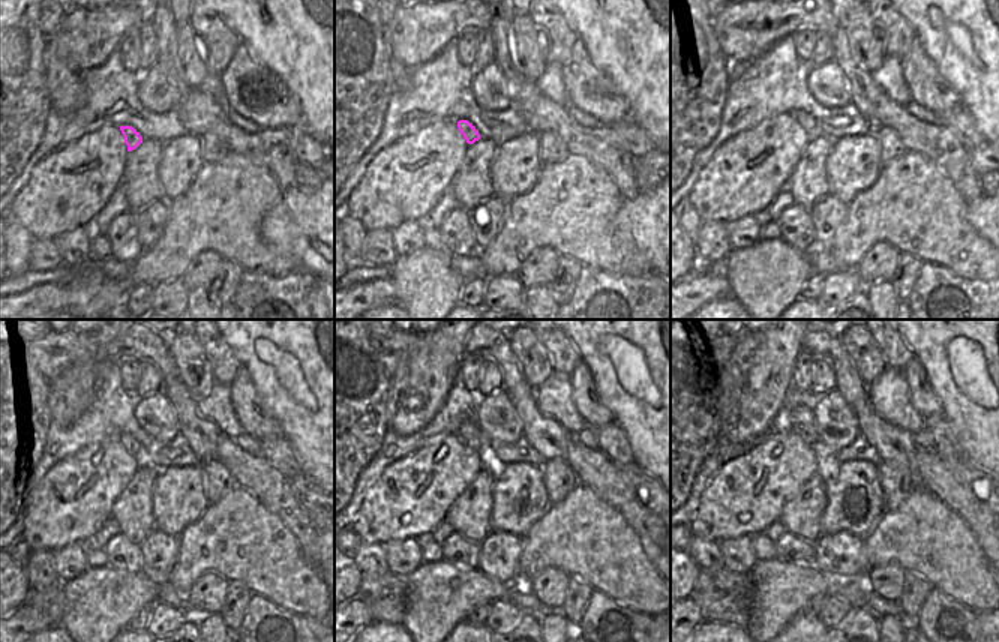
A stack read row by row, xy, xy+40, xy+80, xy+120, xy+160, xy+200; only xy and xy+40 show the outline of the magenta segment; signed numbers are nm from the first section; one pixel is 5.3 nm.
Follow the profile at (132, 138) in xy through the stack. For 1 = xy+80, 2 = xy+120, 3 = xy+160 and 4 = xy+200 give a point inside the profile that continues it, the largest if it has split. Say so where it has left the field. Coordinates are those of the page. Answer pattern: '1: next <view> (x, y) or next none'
1: next xy+80 (809, 123)
2: next xy+120 (134, 447)
3: next xy+160 (468, 431)
4: next xy+200 (801, 419)

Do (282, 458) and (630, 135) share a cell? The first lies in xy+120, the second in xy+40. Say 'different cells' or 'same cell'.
same cell

